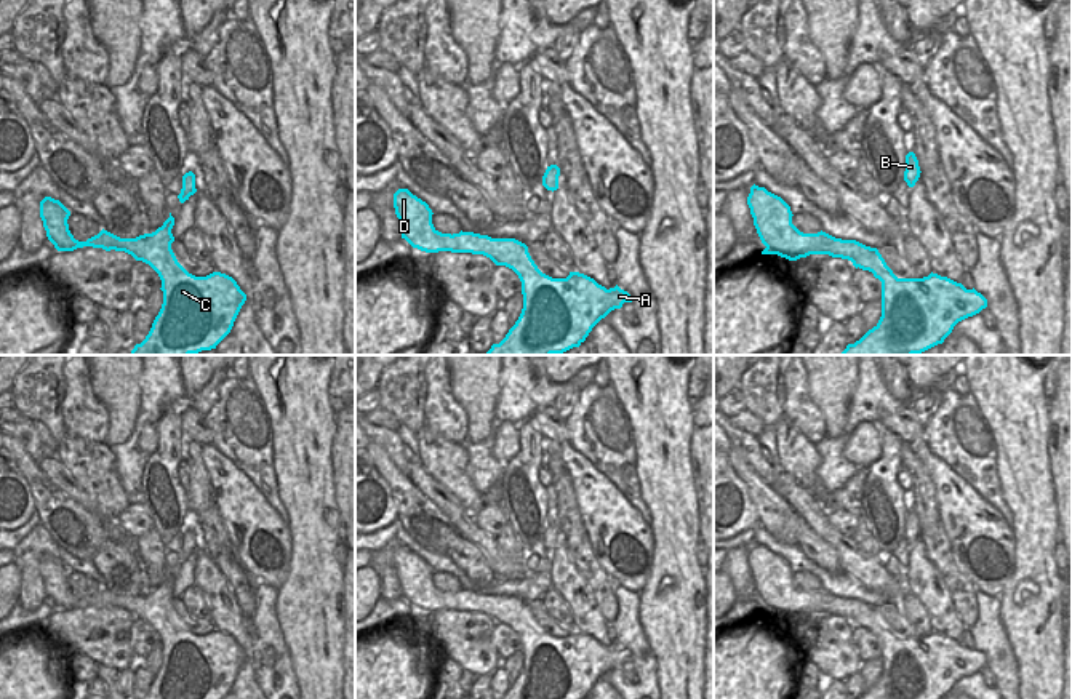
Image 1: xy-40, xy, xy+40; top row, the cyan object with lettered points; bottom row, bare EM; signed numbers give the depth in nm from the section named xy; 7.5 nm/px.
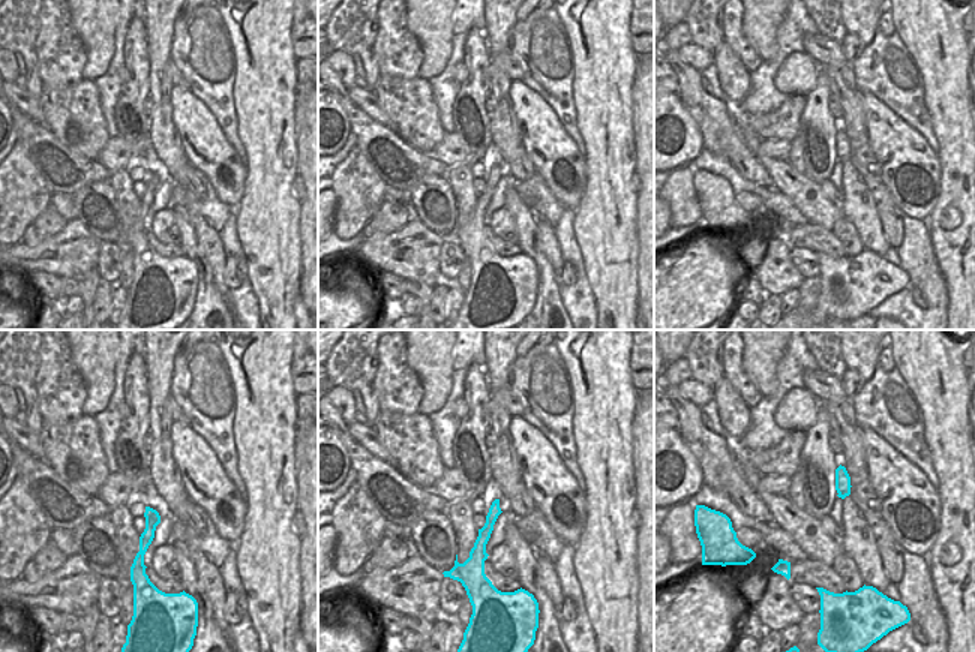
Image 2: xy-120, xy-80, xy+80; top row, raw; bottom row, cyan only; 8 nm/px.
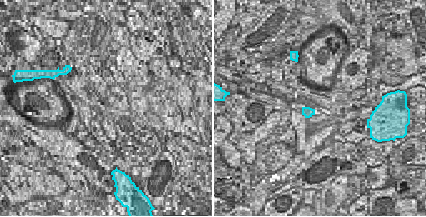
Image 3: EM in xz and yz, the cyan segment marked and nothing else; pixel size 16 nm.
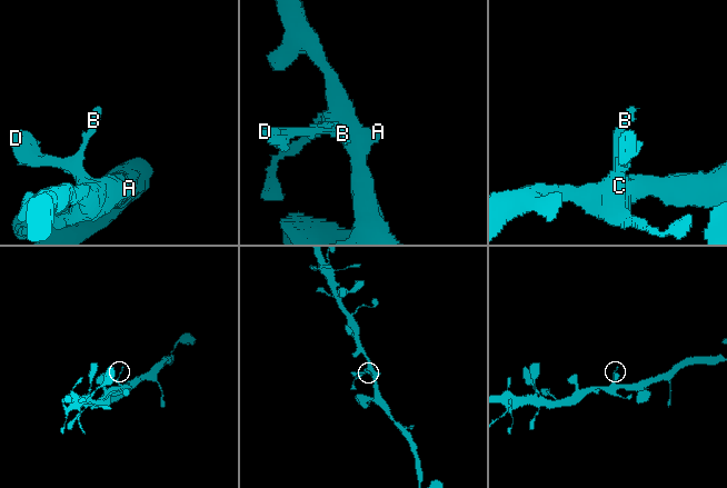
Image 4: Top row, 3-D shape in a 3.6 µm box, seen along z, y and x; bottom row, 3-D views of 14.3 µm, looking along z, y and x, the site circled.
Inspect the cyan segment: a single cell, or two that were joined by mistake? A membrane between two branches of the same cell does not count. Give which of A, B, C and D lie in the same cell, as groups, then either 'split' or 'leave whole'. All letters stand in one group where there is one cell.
A B C D; leave whole

